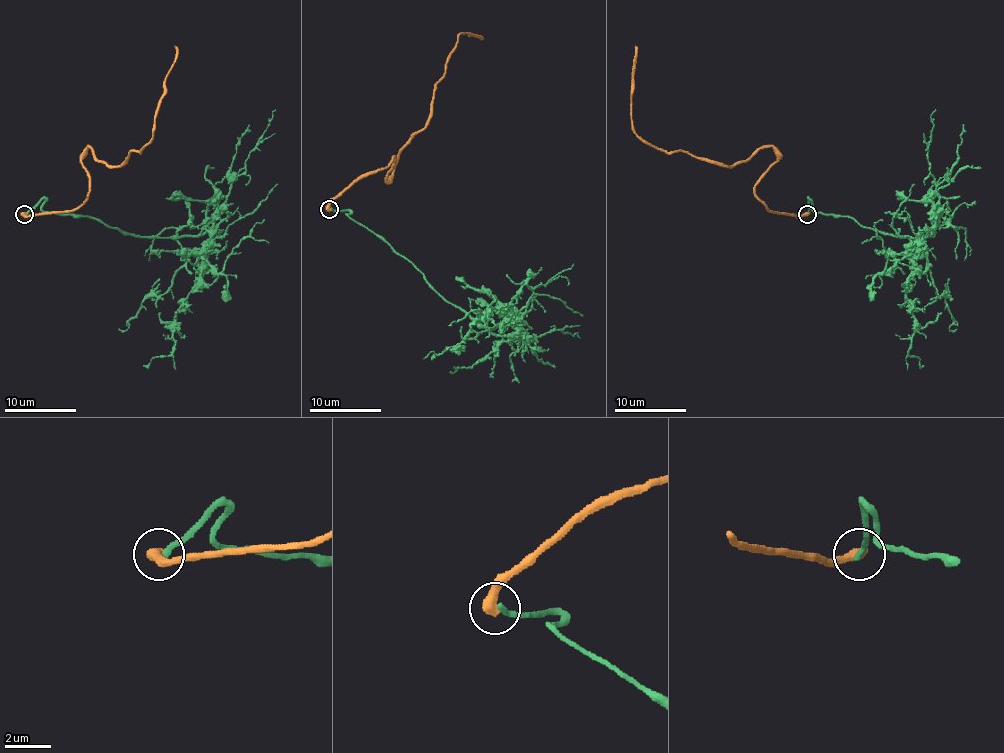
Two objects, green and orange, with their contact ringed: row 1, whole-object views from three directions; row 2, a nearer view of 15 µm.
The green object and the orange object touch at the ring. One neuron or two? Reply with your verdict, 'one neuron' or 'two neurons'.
two neurons

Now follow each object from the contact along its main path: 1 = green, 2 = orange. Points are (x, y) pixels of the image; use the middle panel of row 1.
1: (330, 208), (381, 235), (449, 302), (495, 334), (515, 321), (493, 309), (481, 316), (470, 310), (449, 325)
2: (329, 208), (393, 156), (386, 178), (393, 173), (404, 146), (425, 126), (434, 85), (458, 36), (479, 36)

